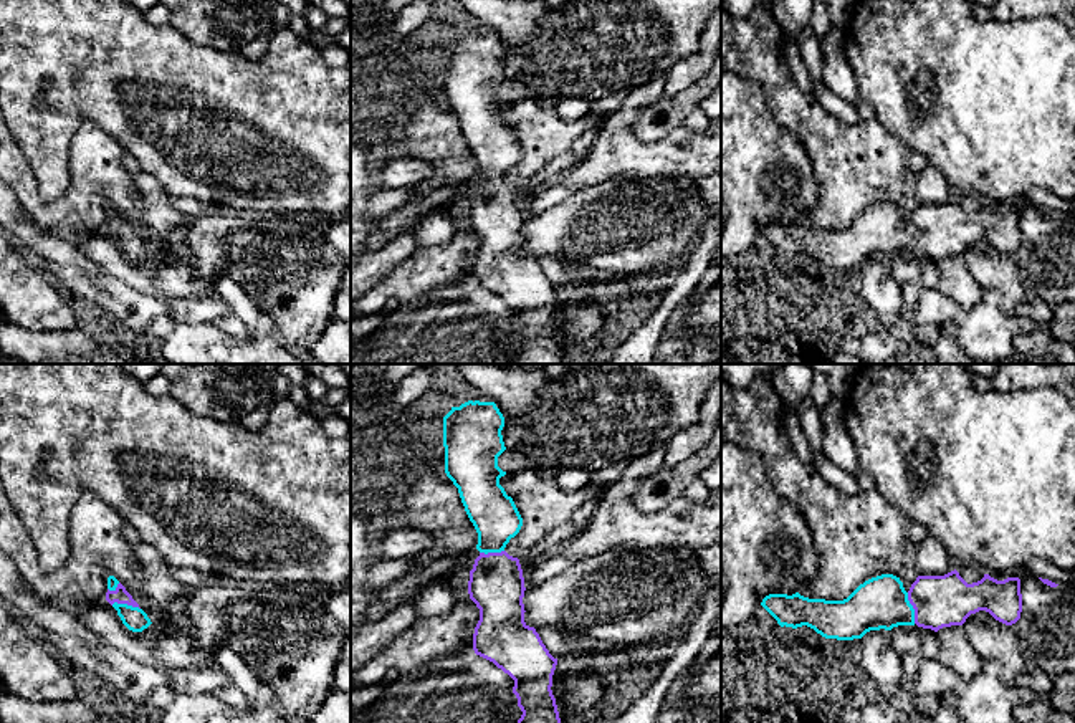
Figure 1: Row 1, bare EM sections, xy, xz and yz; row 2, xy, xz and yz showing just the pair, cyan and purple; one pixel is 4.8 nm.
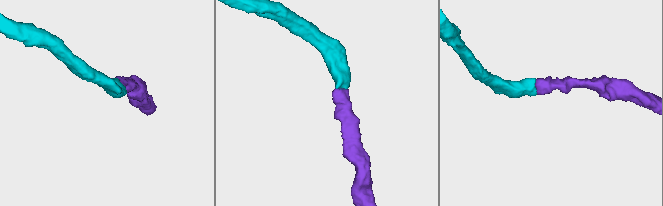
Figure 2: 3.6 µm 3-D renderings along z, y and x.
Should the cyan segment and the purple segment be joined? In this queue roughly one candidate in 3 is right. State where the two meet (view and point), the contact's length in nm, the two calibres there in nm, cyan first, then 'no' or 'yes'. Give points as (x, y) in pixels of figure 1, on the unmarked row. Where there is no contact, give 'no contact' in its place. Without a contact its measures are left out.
contact yz (912, 237); length 160 nm; calibres 260 and 260 nm; yes

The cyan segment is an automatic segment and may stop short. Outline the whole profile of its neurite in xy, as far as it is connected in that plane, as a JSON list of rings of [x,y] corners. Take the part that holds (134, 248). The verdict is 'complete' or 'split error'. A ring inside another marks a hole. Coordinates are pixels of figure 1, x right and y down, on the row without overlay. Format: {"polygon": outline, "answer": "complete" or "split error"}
{"polygon": [[[114,205],[108,207],[106,230],[117,240],[117,245],[129,260],[142,261],[152,253],[147,243]]], "answer": "split error"}

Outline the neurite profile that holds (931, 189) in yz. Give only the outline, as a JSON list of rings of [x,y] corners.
[[[926,167],[916,175],[918,205],[944,205],[958,195],[941,172]]]

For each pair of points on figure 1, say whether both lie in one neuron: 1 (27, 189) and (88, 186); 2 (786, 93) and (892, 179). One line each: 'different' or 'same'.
1: same
2: same

